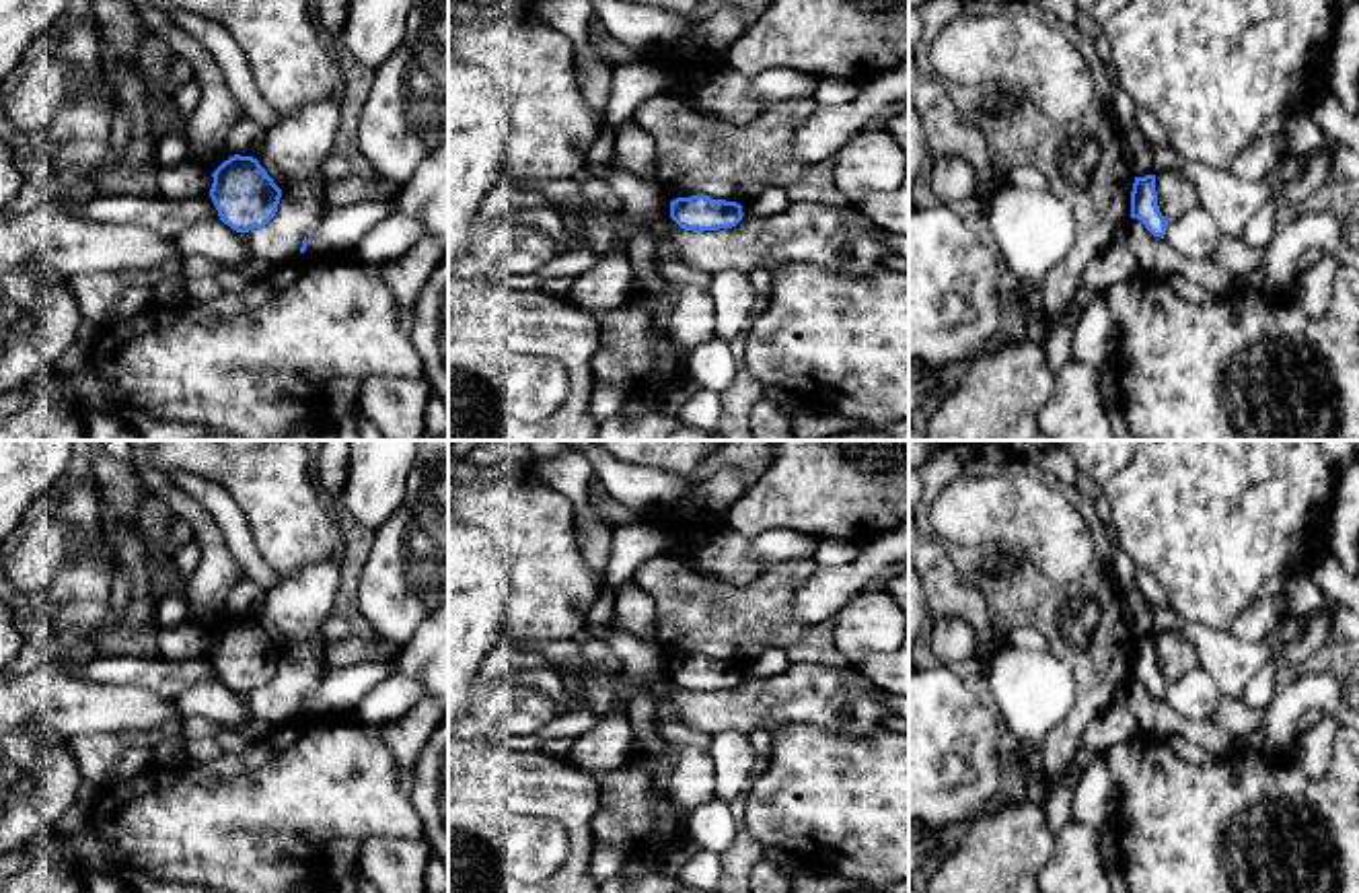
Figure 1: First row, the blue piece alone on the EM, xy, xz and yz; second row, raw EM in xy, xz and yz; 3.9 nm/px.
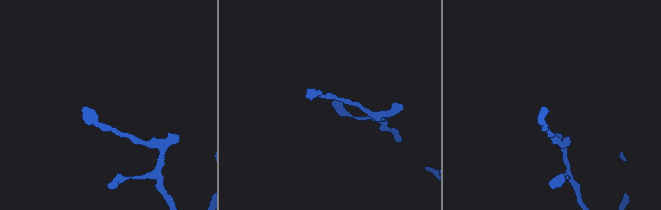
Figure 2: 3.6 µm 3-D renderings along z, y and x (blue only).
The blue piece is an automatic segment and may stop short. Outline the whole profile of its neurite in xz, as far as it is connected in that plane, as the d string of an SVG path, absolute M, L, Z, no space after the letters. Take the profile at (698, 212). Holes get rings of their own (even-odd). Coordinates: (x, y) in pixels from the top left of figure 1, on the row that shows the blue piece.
M707 195L676 198L670 202L670 218L681 228L693 233L732 228L742 216L740 204Z

